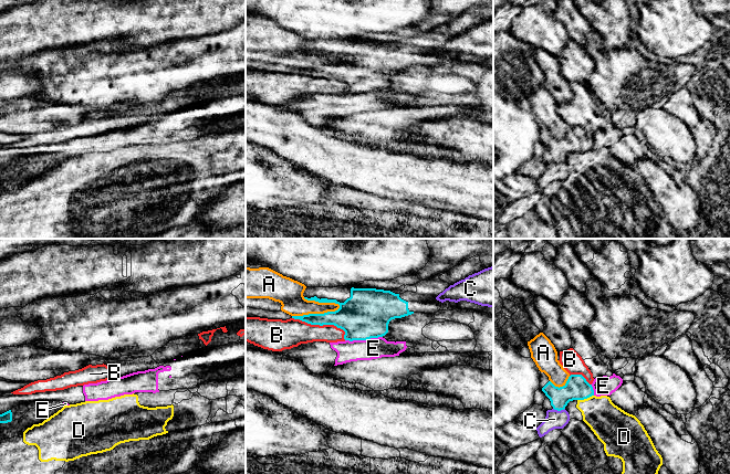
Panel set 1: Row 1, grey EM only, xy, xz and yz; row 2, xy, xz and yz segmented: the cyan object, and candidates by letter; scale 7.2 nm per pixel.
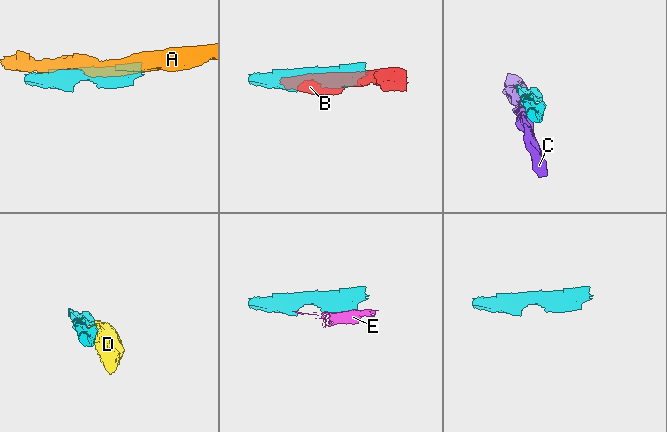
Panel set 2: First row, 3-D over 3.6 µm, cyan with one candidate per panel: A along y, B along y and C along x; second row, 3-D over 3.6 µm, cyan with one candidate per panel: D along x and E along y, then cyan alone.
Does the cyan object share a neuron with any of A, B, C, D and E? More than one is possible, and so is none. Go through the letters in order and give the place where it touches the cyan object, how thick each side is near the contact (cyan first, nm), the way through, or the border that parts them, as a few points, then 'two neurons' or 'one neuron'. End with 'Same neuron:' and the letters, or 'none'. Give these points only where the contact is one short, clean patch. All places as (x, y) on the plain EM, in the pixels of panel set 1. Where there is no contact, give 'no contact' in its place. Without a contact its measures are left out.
A: contact xz (316, 66); calibres 220 and 190 nm; two neurons
B: contact xz (322, 77); calibres 280 and 200 nm; two neurons
C: contact yz (559, 162); calibres 180 and 140 nm; two neurons
D: contact yz (585, 150); calibres 180 and 260 nm; two neurons
E: contact xz (363, 92); calibres 360 and 150 nm; two neurons
Same neuron: none

